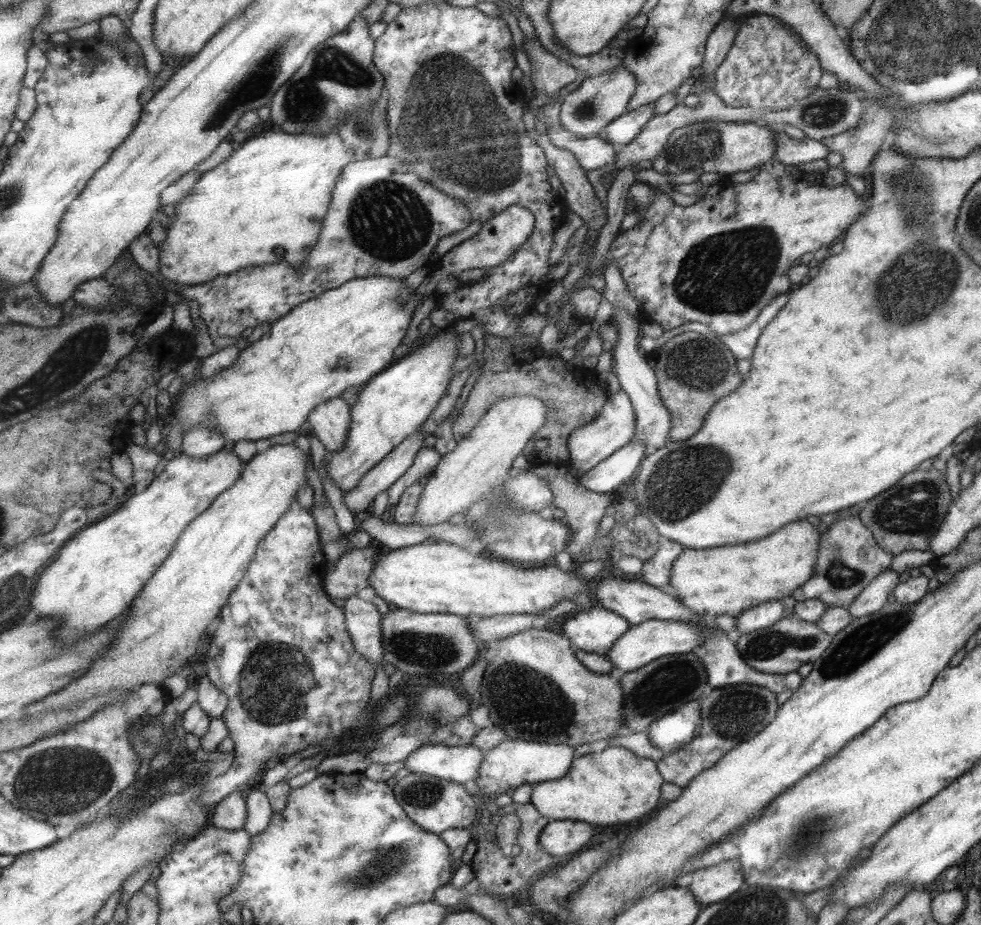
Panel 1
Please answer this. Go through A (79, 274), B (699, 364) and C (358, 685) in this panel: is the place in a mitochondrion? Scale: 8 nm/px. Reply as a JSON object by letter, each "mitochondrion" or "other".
{"A":"other","B":"mitochondrion","C":"other"}

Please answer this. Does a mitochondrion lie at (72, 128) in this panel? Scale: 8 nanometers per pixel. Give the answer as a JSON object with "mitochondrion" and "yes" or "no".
{"mitochondrion":"no"}

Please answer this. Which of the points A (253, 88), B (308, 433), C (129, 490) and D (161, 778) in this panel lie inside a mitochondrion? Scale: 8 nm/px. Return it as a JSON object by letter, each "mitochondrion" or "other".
{"A":"mitochondrion","B":"other","C":"other","D":"mitochondrion"}

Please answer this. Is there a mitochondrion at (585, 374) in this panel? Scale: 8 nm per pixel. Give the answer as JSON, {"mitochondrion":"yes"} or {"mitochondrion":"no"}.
{"mitochondrion":"no"}

